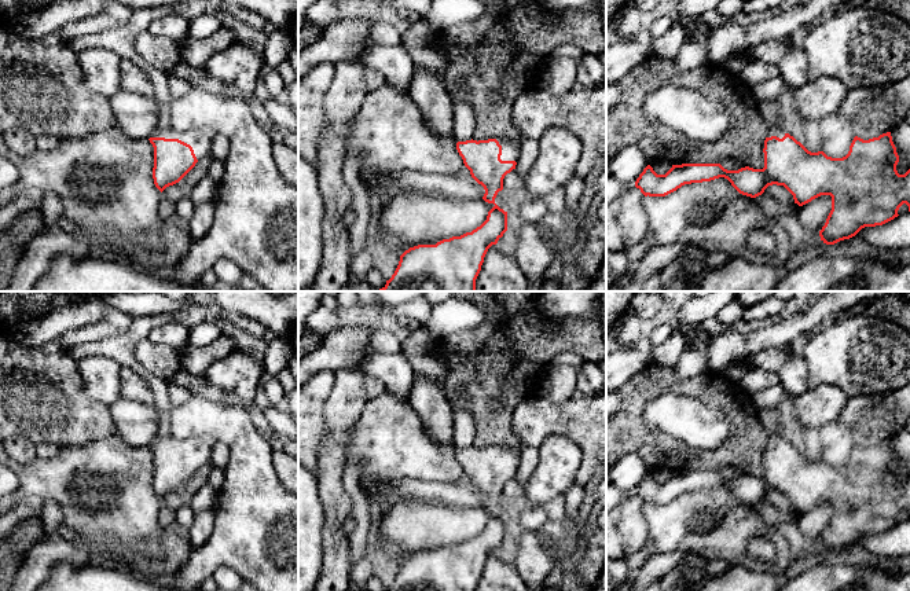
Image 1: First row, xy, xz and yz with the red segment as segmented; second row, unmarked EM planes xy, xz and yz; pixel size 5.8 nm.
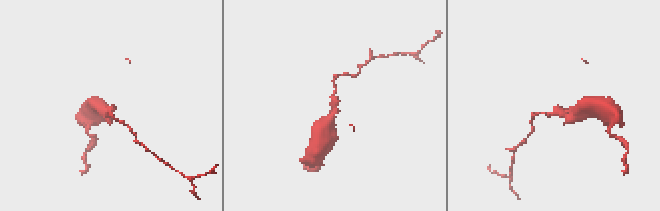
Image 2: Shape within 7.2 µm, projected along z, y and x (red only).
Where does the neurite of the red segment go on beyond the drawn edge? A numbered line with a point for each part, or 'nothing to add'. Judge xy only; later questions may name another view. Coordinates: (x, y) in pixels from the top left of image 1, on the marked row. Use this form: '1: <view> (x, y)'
1: xy (200, 139)

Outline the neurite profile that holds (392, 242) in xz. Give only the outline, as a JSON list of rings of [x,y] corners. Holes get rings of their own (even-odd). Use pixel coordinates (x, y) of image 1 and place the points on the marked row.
[[[373,224],[371,236],[377,238],[379,242],[386,245],[389,249],[403,254],[410,249],[408,245],[404,245],[399,238],[390,235],[389,232],[381,230],[378,225]]]

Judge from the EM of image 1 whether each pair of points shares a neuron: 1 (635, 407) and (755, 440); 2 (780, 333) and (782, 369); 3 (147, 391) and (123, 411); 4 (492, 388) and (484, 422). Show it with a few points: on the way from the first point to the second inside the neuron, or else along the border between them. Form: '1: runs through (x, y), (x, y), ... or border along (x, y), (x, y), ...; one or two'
1: runs through (653, 441), (661, 450), (698, 461), (720, 458); one
2: border along (786, 347), (767, 348), (749, 356); two
3: border along (121, 396), (154, 406); two
4: runs through (484, 396), (484, 414); one

